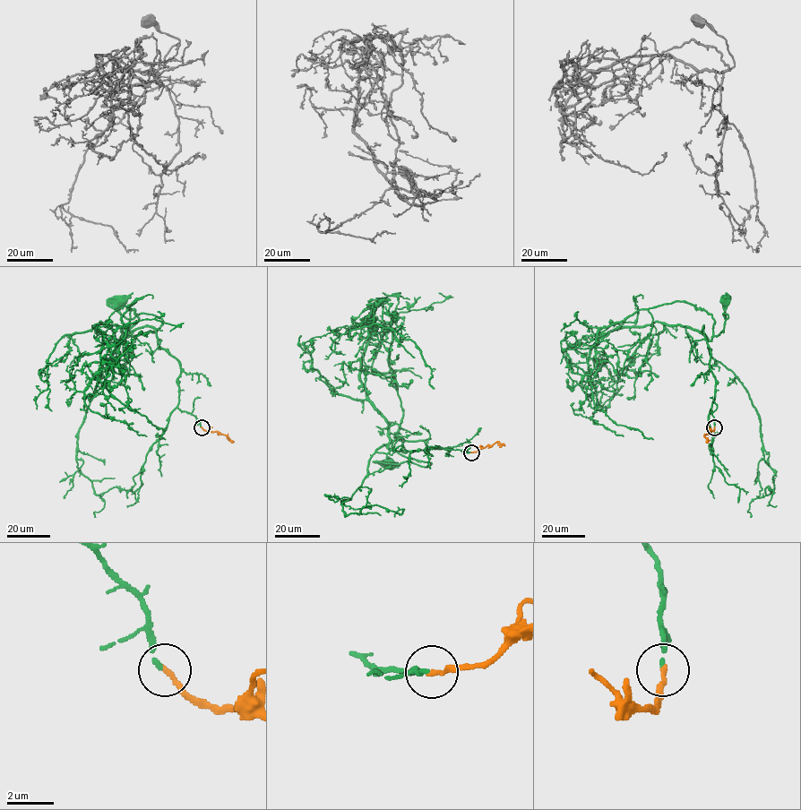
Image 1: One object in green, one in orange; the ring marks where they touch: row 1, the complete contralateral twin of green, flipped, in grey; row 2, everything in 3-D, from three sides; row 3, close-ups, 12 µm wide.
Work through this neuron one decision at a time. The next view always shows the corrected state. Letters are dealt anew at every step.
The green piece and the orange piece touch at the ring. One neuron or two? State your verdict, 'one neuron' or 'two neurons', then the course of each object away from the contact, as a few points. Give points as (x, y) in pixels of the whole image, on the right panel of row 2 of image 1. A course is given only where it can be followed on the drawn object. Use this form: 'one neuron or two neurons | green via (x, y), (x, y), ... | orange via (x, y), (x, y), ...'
two neurons | green via (714, 427), (715, 377), (703, 326), (702, 332), (710, 340), (723, 331), (724, 300) | orange via (714, 427), (704, 435), (710, 440)

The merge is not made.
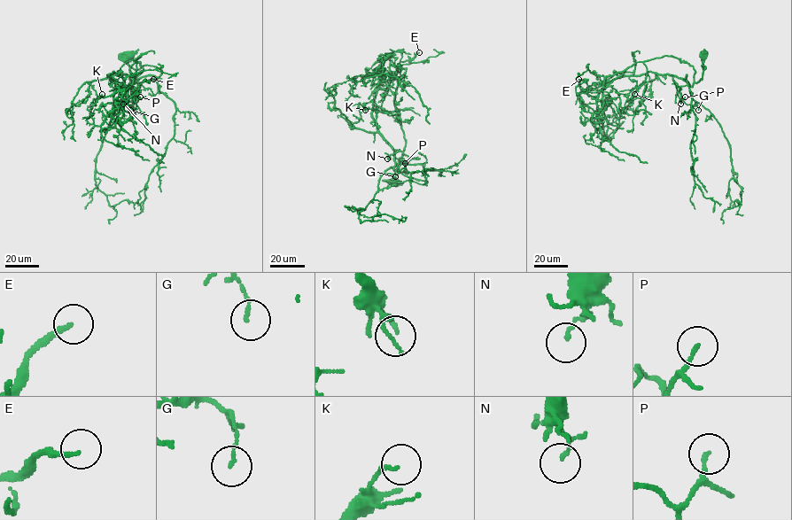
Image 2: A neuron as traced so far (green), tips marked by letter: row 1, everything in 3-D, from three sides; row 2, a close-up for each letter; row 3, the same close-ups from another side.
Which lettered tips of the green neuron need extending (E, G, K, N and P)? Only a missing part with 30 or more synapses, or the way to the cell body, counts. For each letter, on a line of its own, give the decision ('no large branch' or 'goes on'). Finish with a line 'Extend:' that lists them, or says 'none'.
E: no large branch
G: no large branch
K: no large branch
N: no large branch
P: no large branch
Extend: none

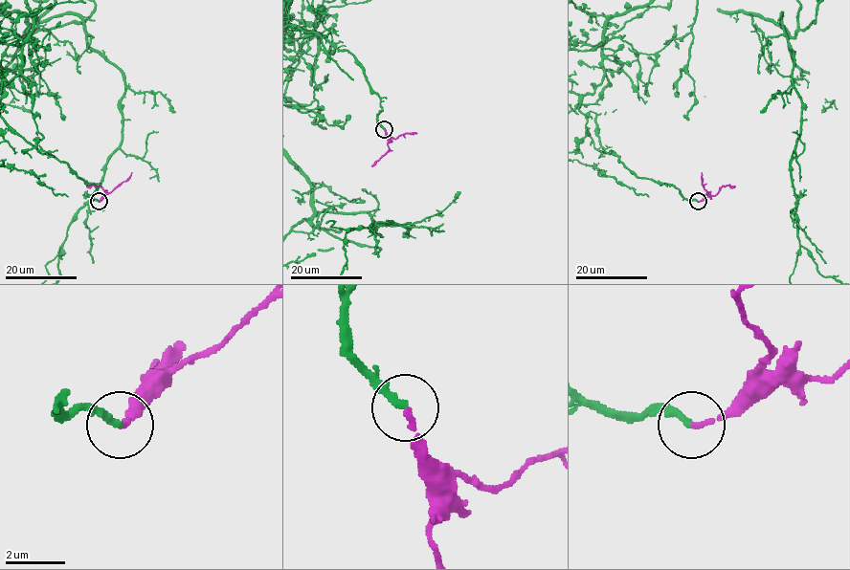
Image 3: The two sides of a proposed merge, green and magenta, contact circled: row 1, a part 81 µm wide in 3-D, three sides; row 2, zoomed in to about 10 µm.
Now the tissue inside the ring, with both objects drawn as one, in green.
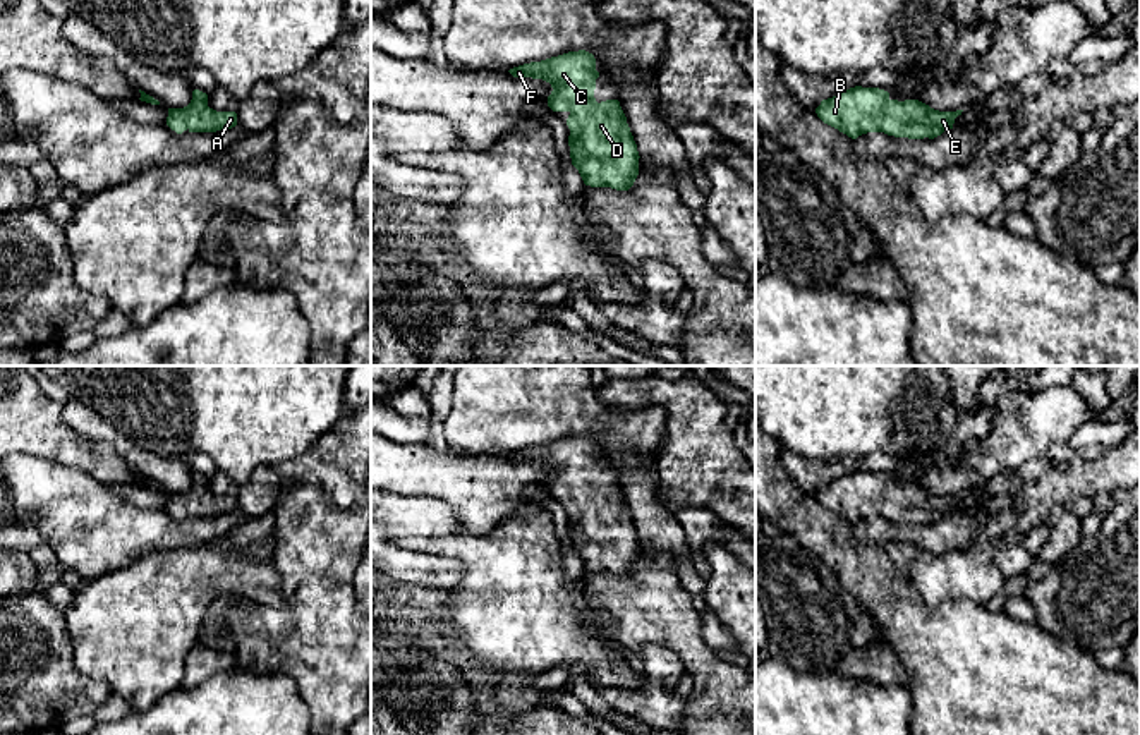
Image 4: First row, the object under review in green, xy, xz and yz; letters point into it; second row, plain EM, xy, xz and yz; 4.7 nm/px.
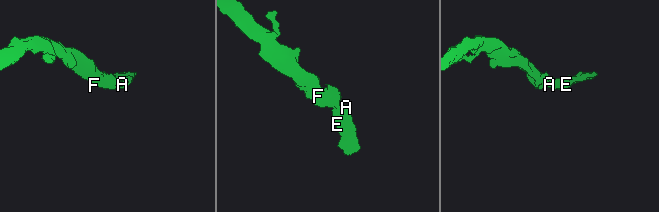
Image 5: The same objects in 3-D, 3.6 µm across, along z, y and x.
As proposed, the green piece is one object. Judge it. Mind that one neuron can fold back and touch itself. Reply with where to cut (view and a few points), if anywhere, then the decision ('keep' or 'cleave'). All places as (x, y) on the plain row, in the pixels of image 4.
no cut | keep

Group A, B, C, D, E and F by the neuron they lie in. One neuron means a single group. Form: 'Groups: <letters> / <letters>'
Groups: A B C D E F

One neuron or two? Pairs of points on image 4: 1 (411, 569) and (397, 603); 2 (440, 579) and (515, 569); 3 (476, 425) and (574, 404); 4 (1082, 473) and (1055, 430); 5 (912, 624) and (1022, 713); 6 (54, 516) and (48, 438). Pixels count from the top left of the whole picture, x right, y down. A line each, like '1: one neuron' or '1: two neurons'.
1: two neurons
2: two neurons
3: one neuron
4: two neurons
5: one neuron
6: two neurons

